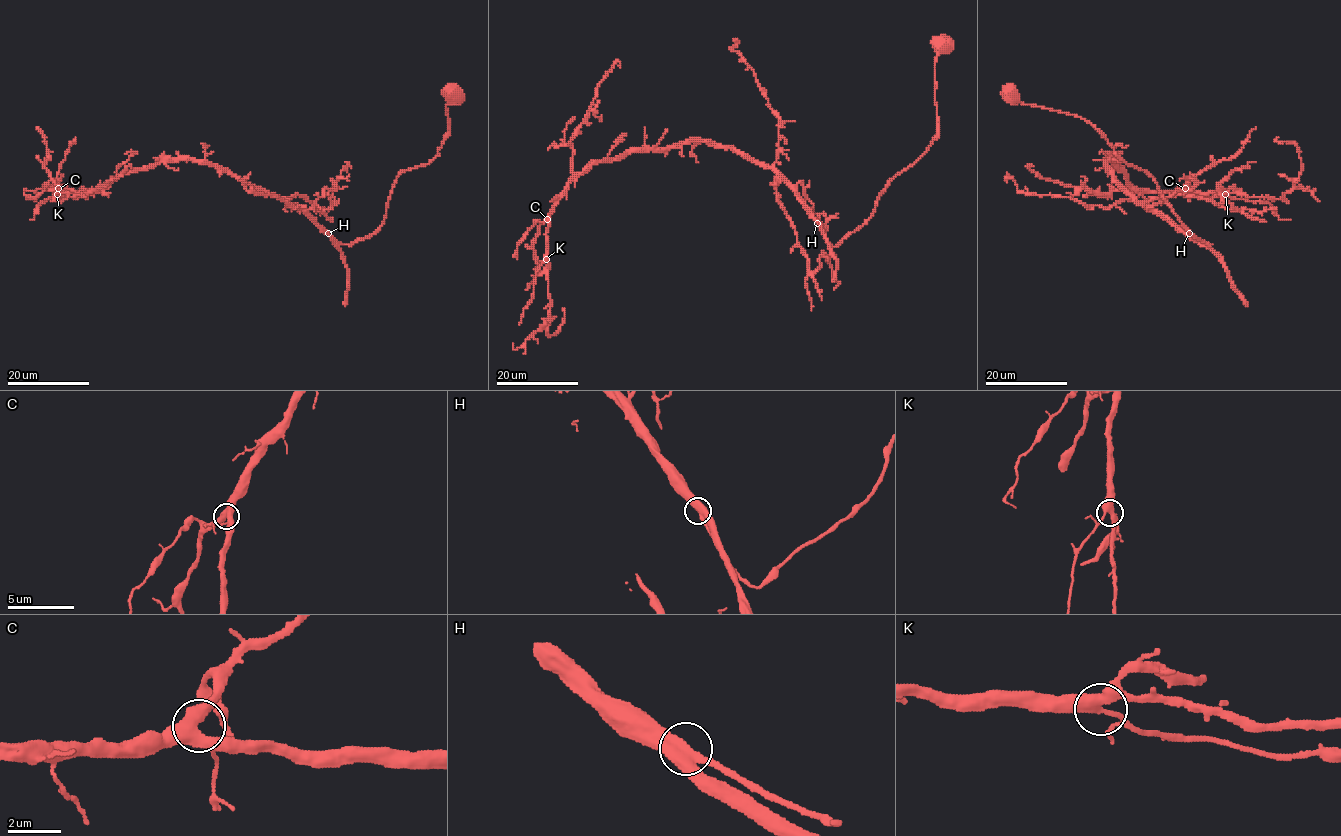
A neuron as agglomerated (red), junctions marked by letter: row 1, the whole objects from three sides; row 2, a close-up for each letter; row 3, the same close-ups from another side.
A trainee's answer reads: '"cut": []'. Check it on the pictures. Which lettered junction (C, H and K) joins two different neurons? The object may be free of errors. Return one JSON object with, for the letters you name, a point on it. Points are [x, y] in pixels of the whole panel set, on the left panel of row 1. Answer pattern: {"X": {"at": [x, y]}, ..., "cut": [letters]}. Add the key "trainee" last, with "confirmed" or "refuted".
{"cut": [], "trainee": "confirmed"}

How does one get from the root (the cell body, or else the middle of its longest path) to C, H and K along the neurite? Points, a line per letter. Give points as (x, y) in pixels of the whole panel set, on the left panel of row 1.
C: (453, 91), (438, 154), (404, 171), (383, 223), (347, 245), (284, 198), (192, 160), (58, 188)
H: (453, 91), (446, 104), (449, 134), (434, 158), (397, 178), (383, 223), (347, 245), (328, 233)
K: (453, 91), (438, 154), (404, 171), (383, 223), (347, 245), (284, 198), (192, 160), (57, 194)

